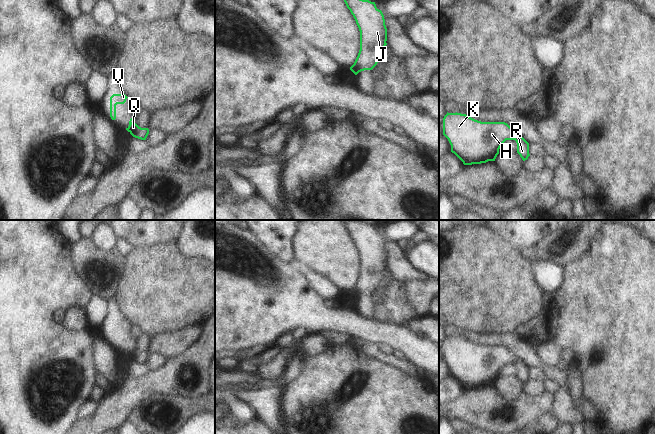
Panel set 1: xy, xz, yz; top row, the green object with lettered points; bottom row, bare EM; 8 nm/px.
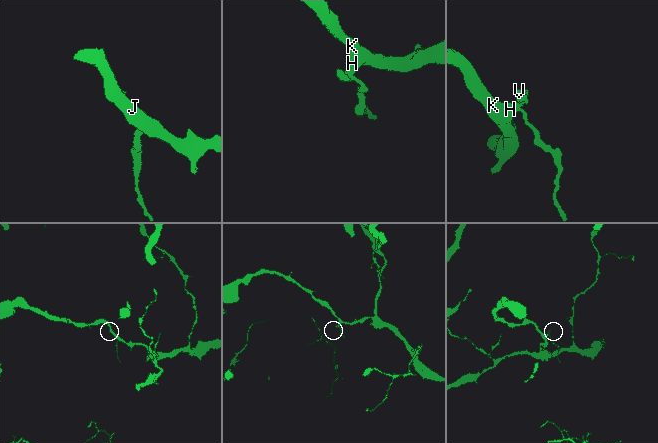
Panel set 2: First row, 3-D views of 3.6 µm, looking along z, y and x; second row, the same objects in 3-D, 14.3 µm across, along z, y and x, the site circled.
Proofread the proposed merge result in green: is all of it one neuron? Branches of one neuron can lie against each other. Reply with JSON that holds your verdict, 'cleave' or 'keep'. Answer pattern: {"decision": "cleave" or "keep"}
{"decision": "keep"}

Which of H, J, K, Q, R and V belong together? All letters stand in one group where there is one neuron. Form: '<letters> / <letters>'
H J K Q R V

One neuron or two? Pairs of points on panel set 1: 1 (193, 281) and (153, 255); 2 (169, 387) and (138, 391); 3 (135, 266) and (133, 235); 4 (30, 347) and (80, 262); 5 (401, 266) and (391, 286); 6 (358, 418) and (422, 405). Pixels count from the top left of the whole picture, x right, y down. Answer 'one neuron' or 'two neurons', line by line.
1: one neuron
2: one neuron
3: two neurons
4: two neurons
5: two neurons
6: one neuron

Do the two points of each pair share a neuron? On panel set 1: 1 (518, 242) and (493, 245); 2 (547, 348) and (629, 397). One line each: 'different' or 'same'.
1: different
2: different

